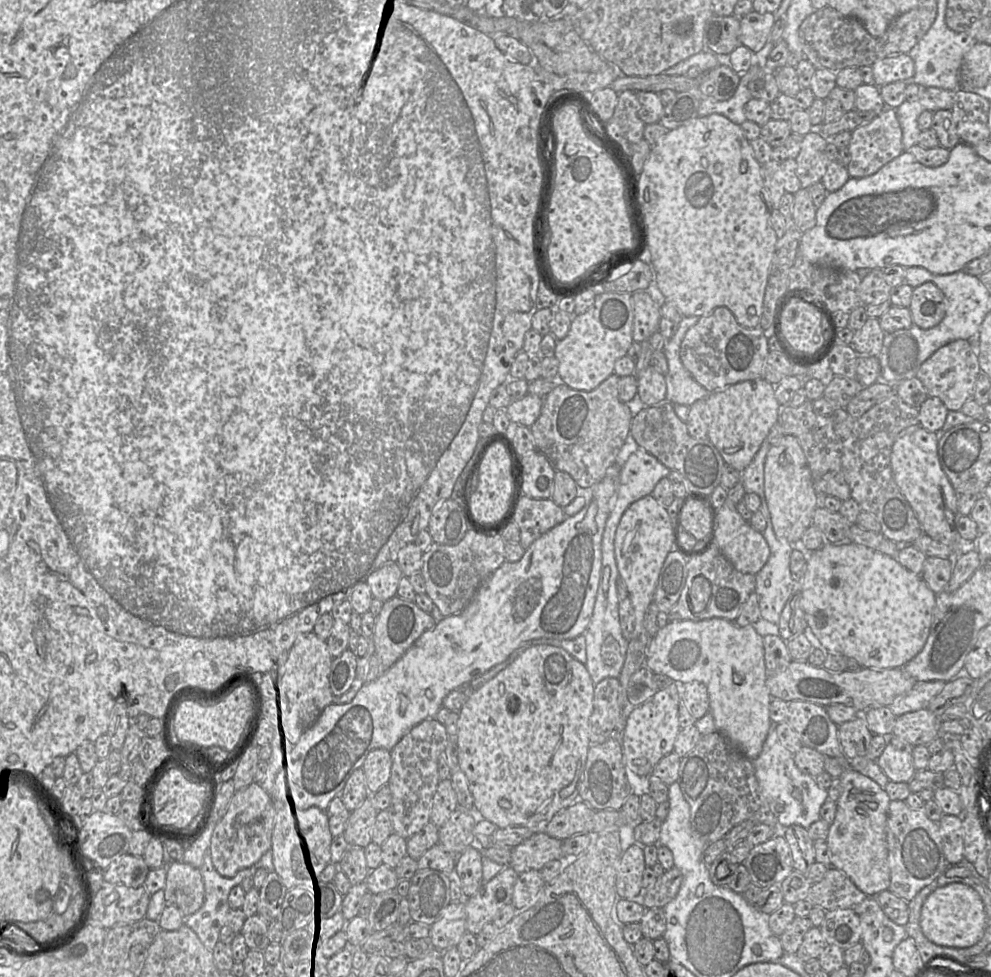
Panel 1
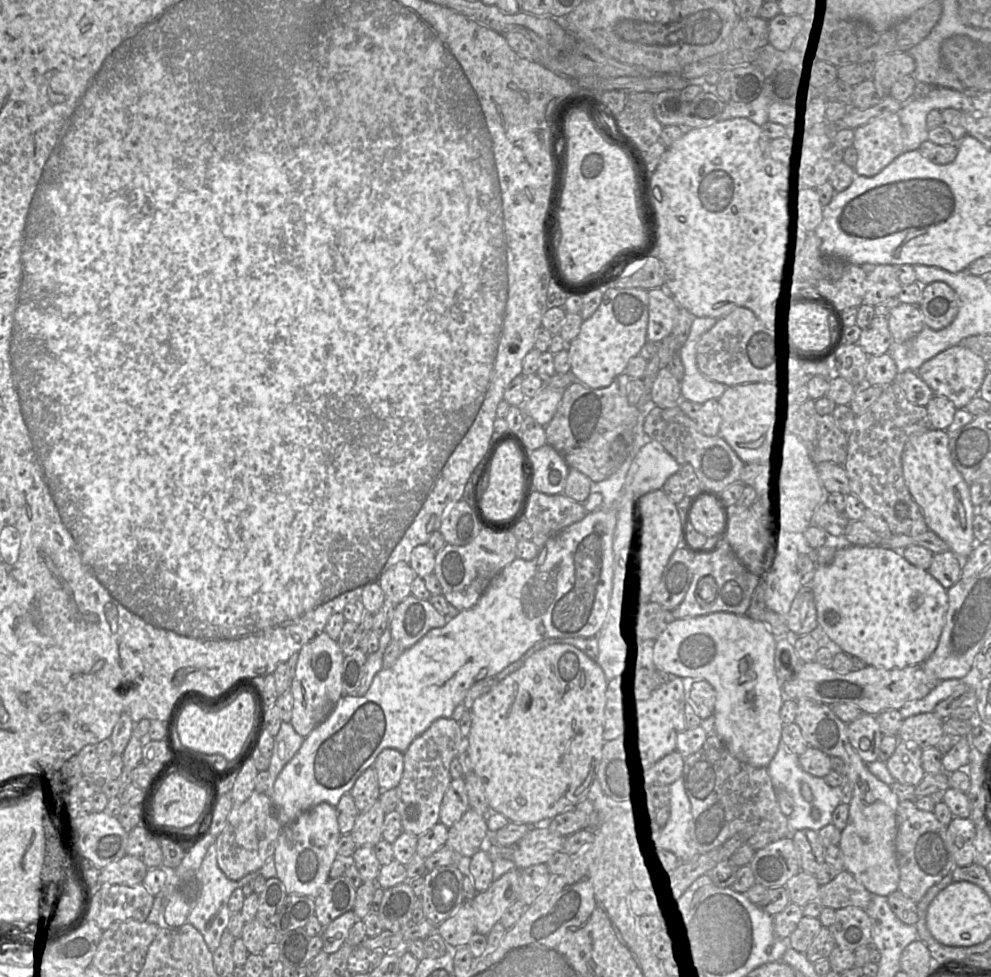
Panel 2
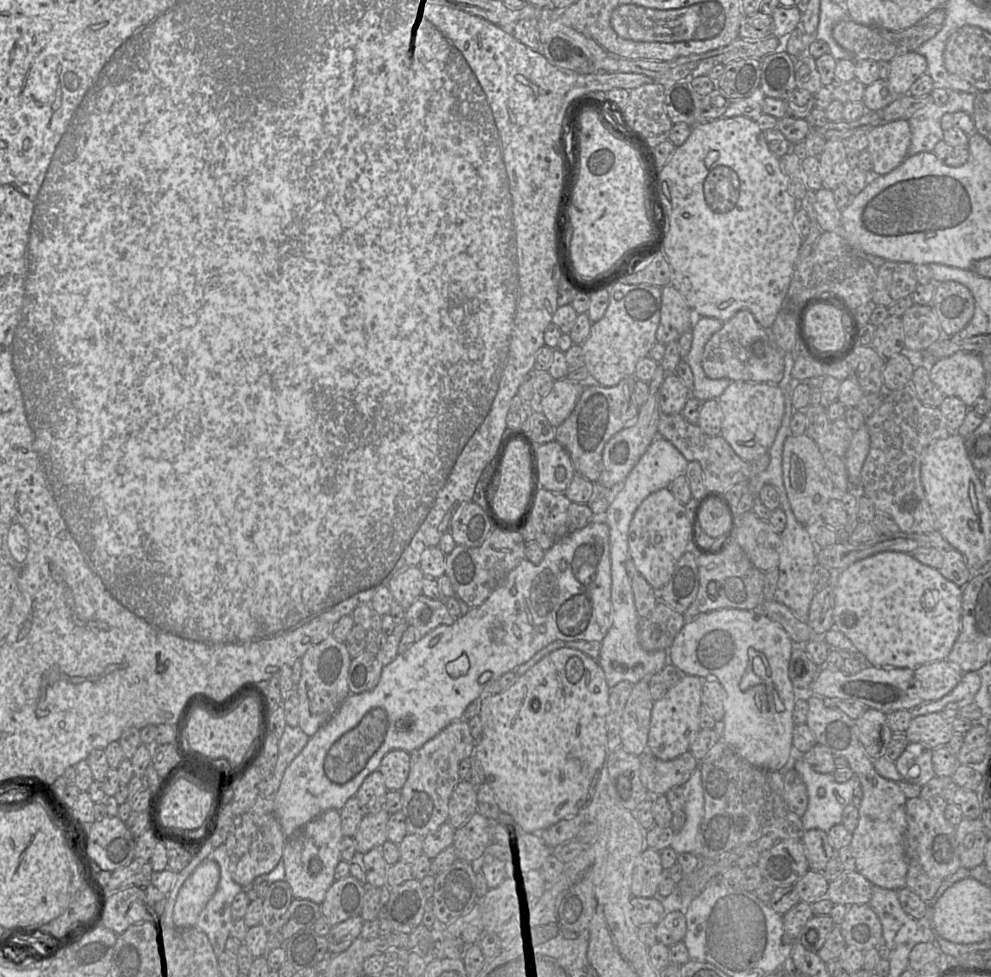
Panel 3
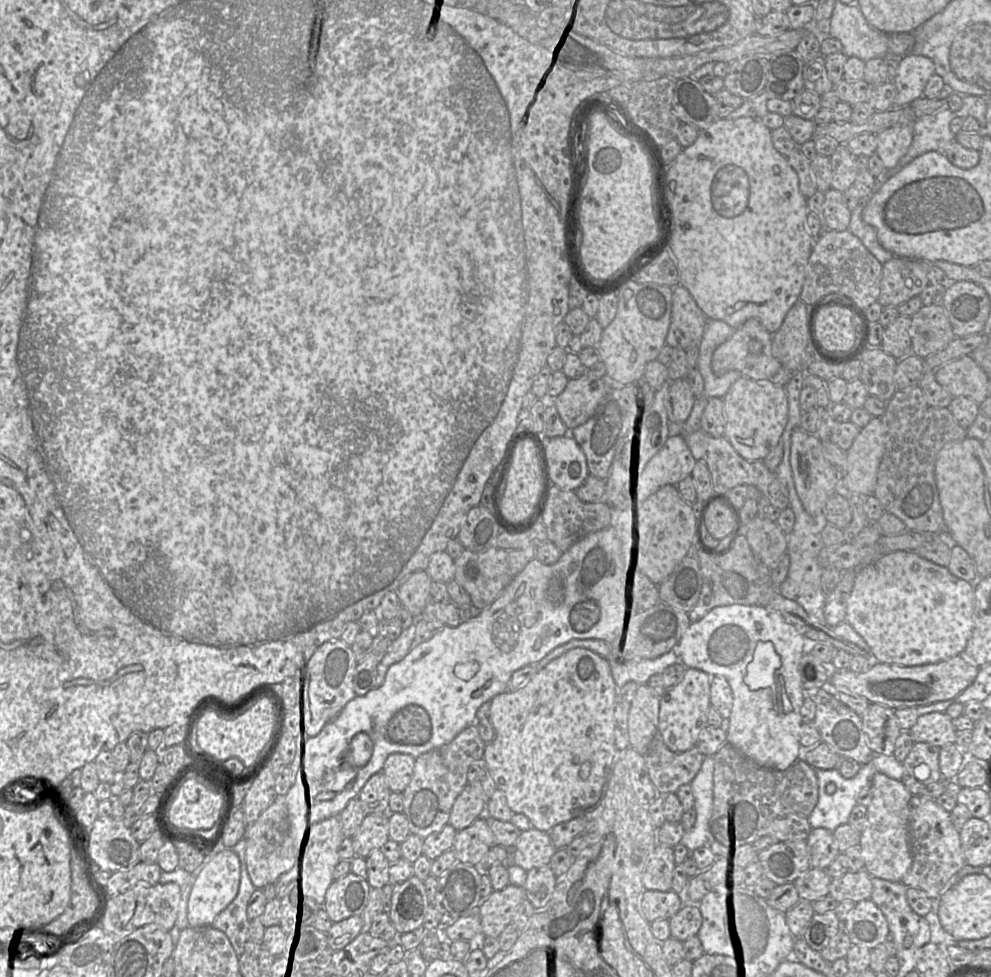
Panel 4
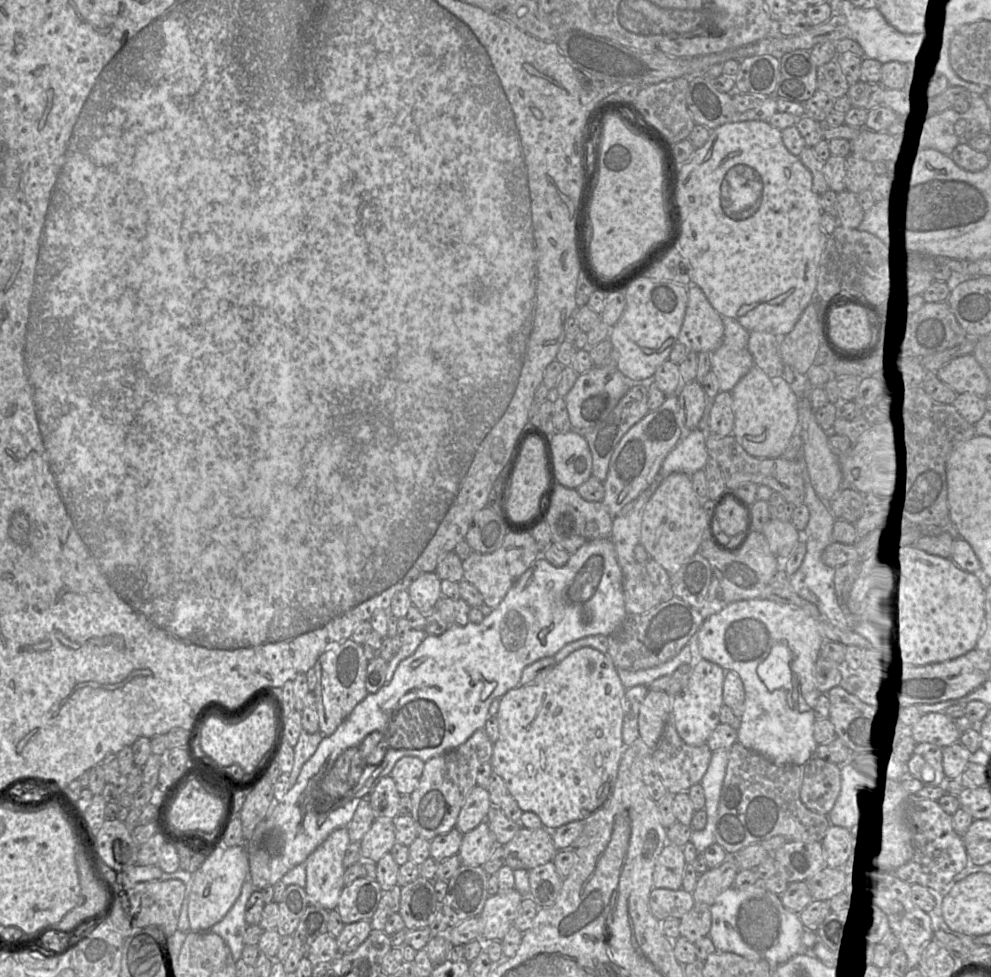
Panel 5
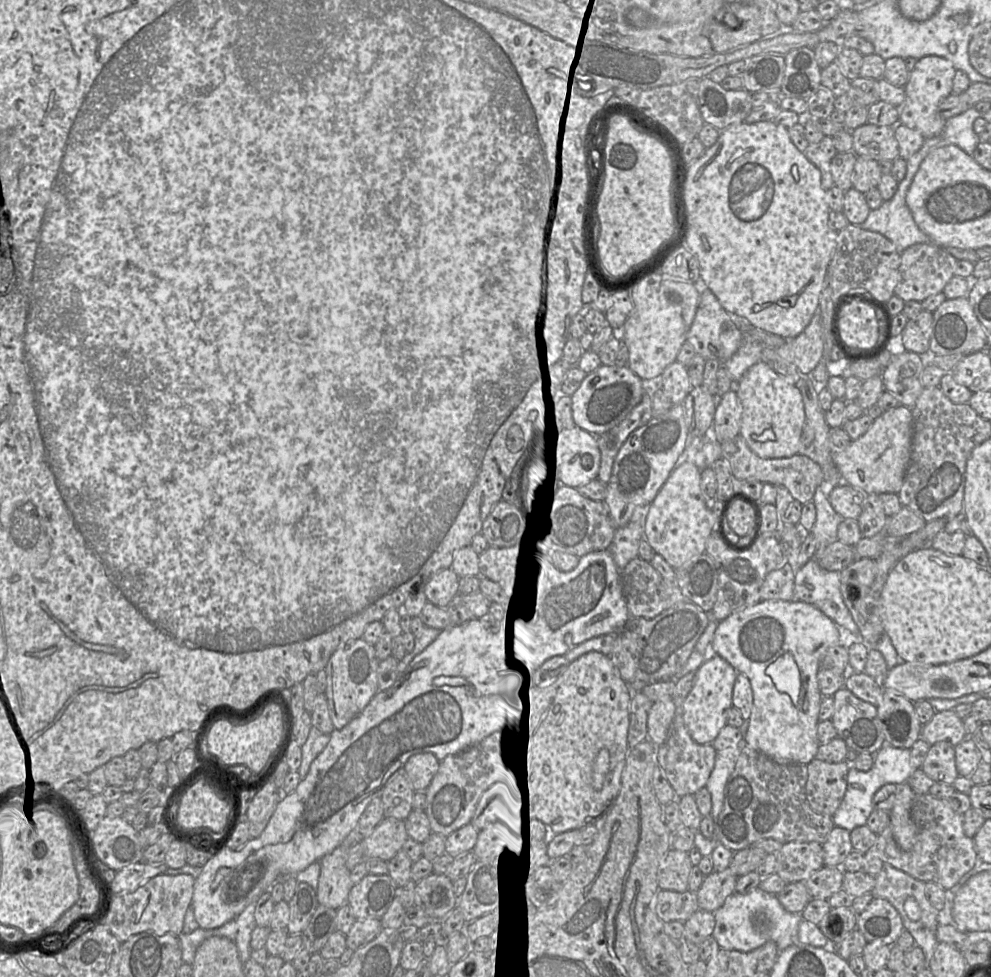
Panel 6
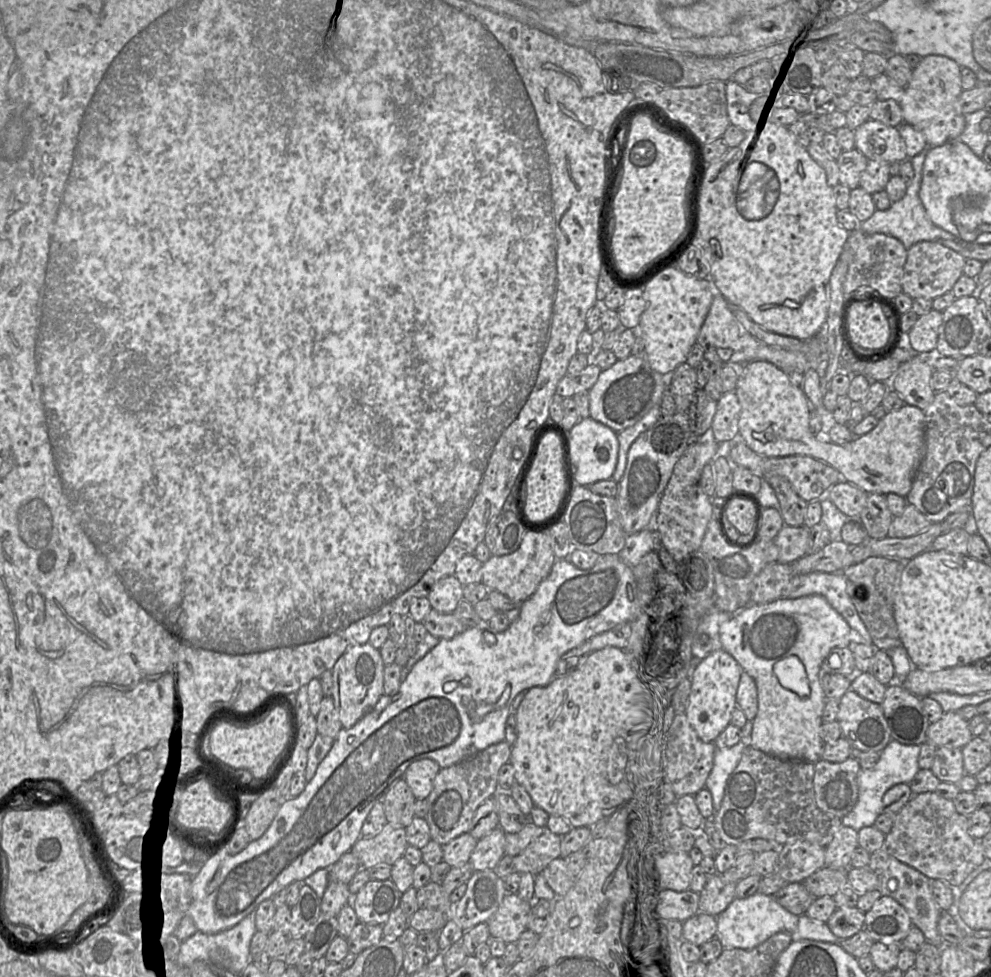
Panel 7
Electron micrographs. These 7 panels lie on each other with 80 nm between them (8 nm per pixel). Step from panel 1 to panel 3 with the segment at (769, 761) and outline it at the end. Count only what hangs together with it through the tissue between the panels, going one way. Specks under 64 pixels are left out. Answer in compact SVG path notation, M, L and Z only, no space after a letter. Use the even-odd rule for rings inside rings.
M803 759L797 760L793 768L804 781L808 792L808 806L802 818L806 830L819 829L828 832L833 826L841 824L844 808L852 803L854 790L860 787L858 777L855 775L845 783L835 781L832 773L822 774L810 768Z

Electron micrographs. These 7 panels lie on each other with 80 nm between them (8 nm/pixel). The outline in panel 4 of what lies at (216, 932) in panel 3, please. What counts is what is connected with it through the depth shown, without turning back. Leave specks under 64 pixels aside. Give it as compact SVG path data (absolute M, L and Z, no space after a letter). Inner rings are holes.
M240 840L236 846L227 849L232 849L240 860L239 890L235 899L217 915L210 926L223 932L229 939L235 953L240 956L244 951L244 944L248 941L251 921L247 916L247 905L256 888L247 871L244 840Z

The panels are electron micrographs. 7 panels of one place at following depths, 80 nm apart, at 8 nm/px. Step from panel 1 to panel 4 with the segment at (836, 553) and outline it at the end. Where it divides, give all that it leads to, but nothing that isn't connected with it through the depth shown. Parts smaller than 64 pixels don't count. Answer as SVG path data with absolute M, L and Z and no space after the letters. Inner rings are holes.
M896 551L883 555L871 564L859 568L847 600L845 621L865 640L869 646L871 658L875 662L900 666L919 666L938 663L960 655L966 648L973 630L974 590L975 583L967 582L954 576L947 567L937 565L919 556L916 551Z

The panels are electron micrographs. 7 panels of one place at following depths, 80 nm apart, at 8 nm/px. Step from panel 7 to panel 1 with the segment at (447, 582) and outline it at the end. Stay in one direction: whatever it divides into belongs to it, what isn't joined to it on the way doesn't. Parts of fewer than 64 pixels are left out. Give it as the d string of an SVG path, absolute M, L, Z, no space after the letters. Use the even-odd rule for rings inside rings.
M392 561L367 573L365 581L369 585L373 597L386 601L397 596L398 585L403 576L398 564Z

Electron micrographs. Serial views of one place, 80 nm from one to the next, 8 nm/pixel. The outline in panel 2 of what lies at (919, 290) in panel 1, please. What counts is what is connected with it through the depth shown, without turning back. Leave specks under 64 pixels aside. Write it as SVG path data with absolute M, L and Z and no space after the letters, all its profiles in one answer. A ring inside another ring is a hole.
M937 281L923 286L922 299L918 306L925 326L933 330L944 329L958 314L959 297L945 282Z

